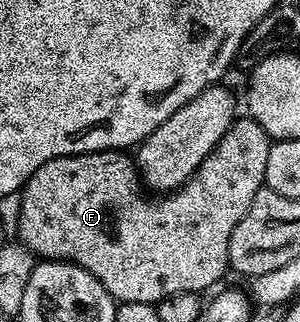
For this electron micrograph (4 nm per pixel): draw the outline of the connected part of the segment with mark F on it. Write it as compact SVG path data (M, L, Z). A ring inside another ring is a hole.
M249 118L235 119L234 125L228 130L228 134L224 134L224 138L220 138L220 142L214 147L212 154L208 154L208 158L204 158L204 162L200 162L200 166L187 178L185 184L181 184L165 194L152 194L156 196L149 196L142 189L144 180L140 175L135 157L125 151L85 152L79 156L52 158L52 162L44 162L44 166L40 166L40 170L36 170L36 174L32 174L32 178L28 178L28 182L22 187L20 212L16 225L16 233L18 232L19 236L17 239L27 252L43 261L69 262L75 268L83 268L85 272L96 277L100 286L104 286L104 290L108 290L108 294L113 296L115 301L123 304L140 302L141 304L157 305L158 301L168 298L172 294L180 294L181 292L205 293L205 288L212 287L225 272L228 272L230 262L228 242L232 238L232 230L236 230L236 222L240 222L240 218L244 218L244 214L248 214L248 206L252 206L252 198L256 198L256 190L260 190L266 183L268 150L271 143L272 138L257 122Z

